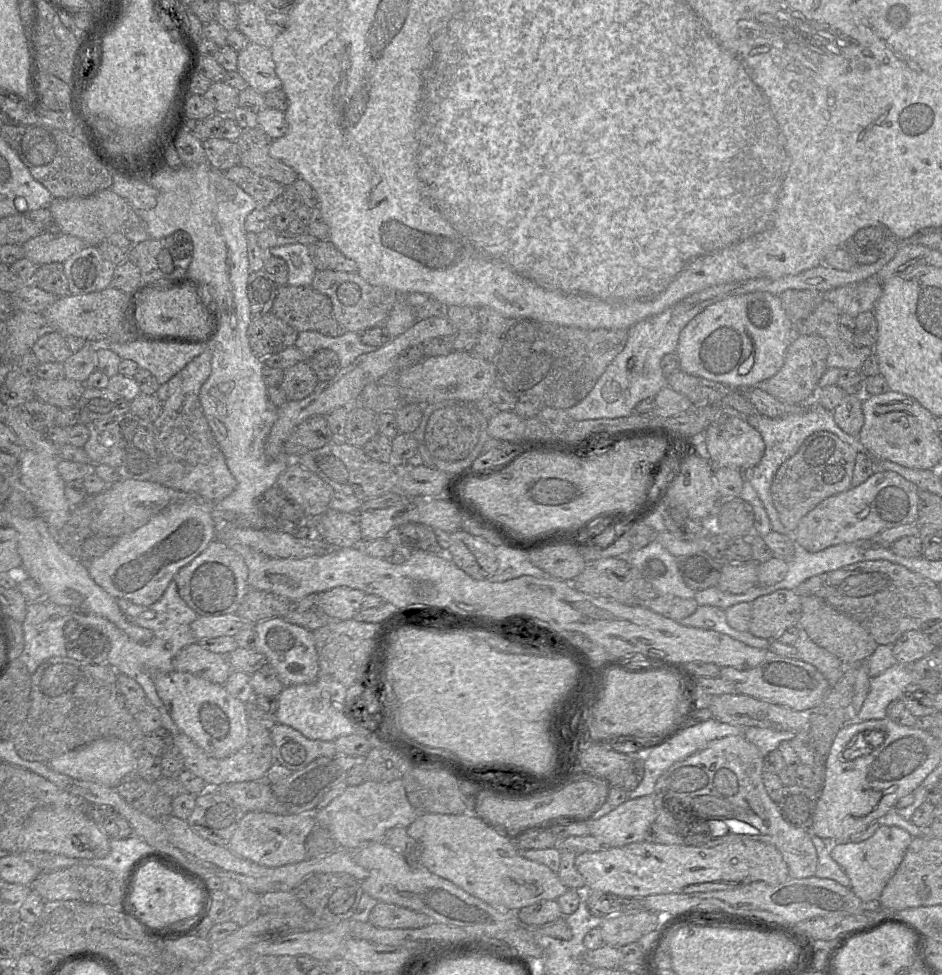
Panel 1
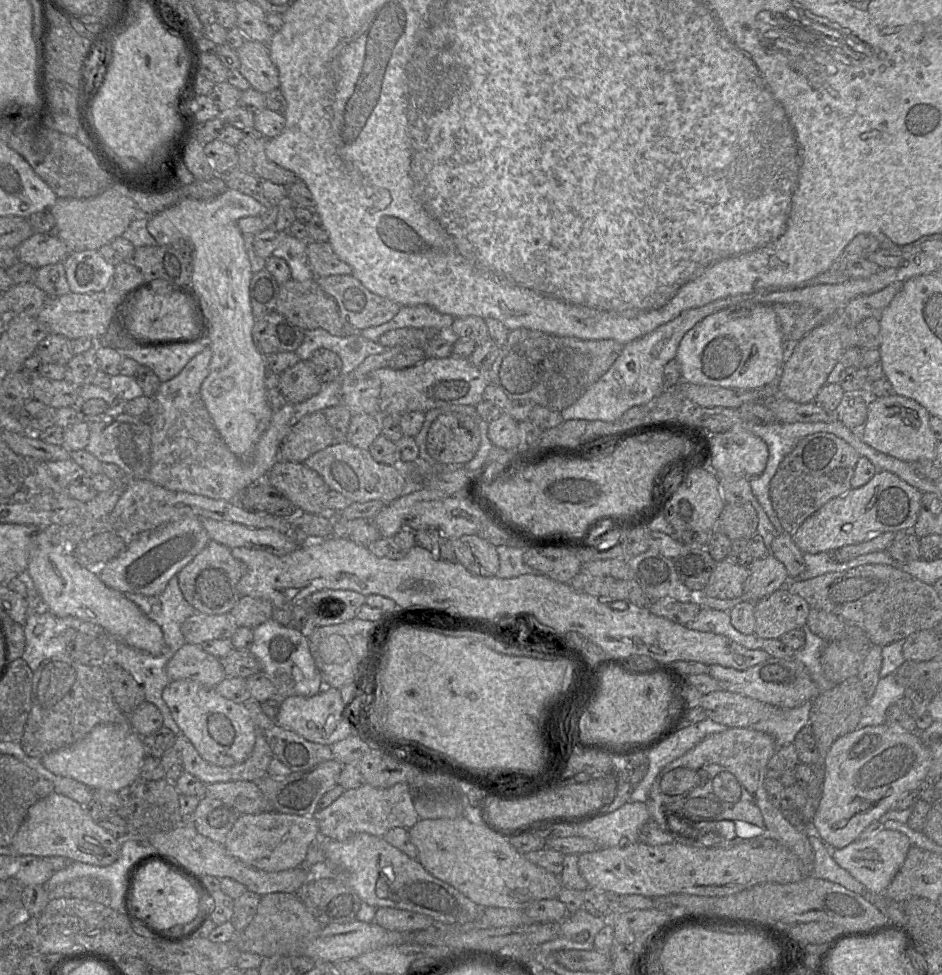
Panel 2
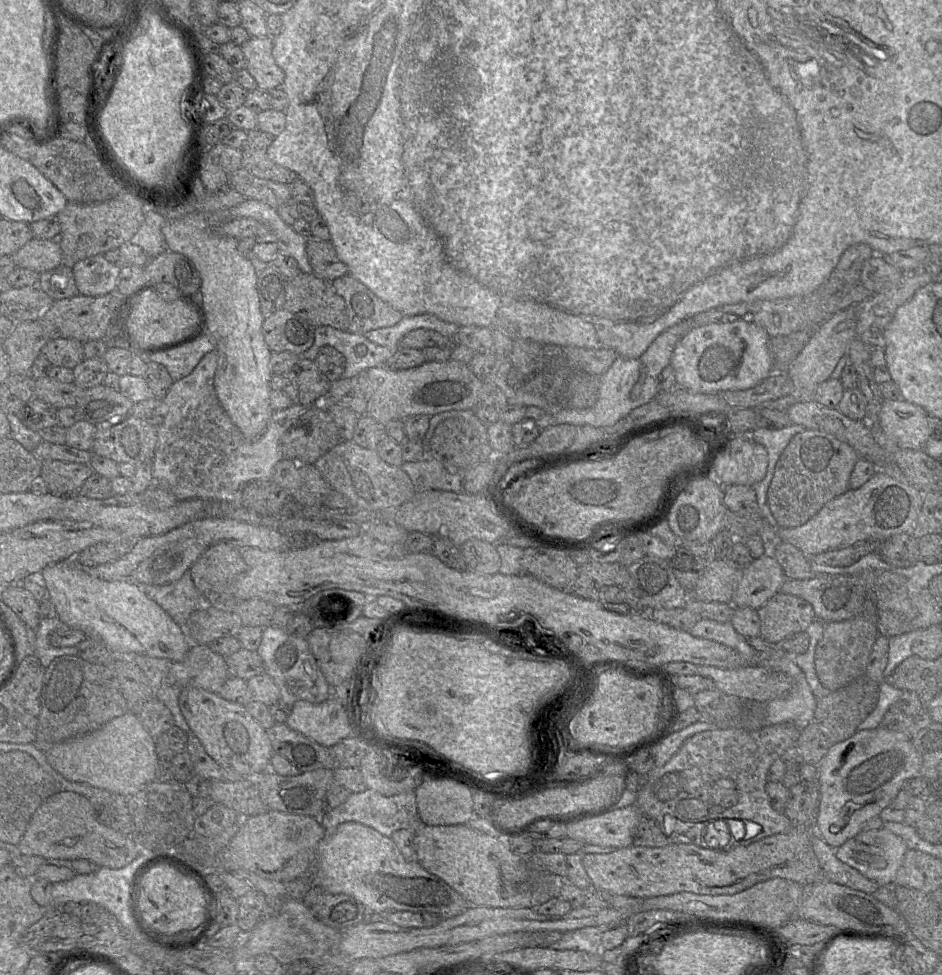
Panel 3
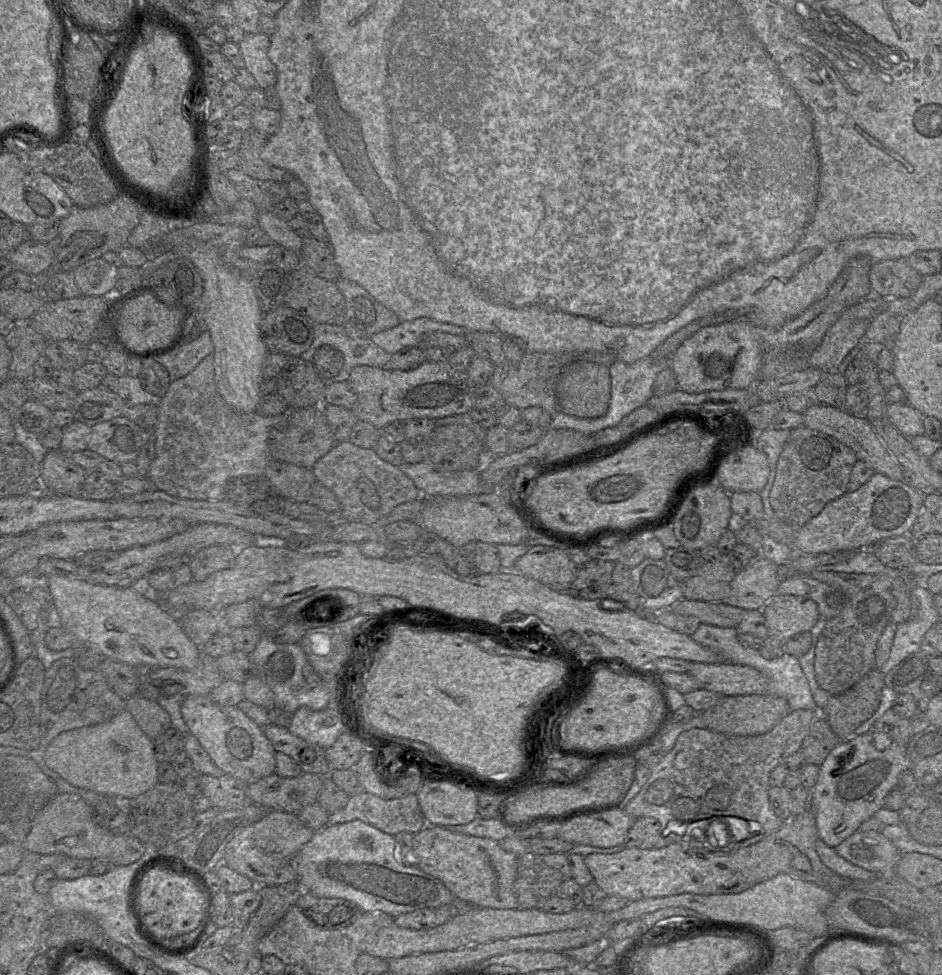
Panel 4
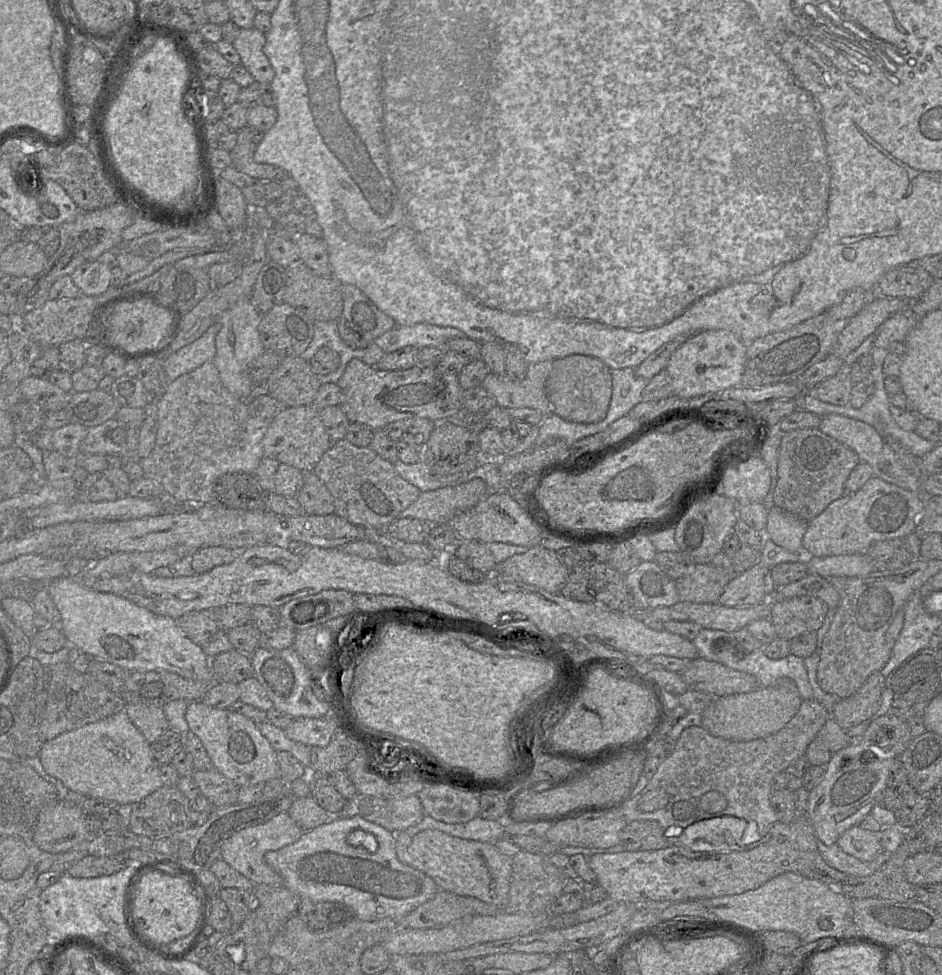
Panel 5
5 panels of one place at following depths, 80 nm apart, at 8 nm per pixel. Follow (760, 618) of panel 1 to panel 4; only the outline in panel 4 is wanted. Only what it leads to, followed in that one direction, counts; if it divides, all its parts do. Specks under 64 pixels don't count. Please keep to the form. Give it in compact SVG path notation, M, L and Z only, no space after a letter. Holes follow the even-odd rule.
M775 594L762 608L767 637L785 642L791 636L810 631L820 619L817 604L808 598Z

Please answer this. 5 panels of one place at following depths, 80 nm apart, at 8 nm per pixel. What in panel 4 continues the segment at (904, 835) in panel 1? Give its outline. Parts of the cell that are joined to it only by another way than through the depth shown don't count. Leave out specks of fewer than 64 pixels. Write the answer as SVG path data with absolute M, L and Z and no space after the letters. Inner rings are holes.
M856 831L840 843L835 850L852 864L877 873L880 877L892 877L901 853L881 831Z

